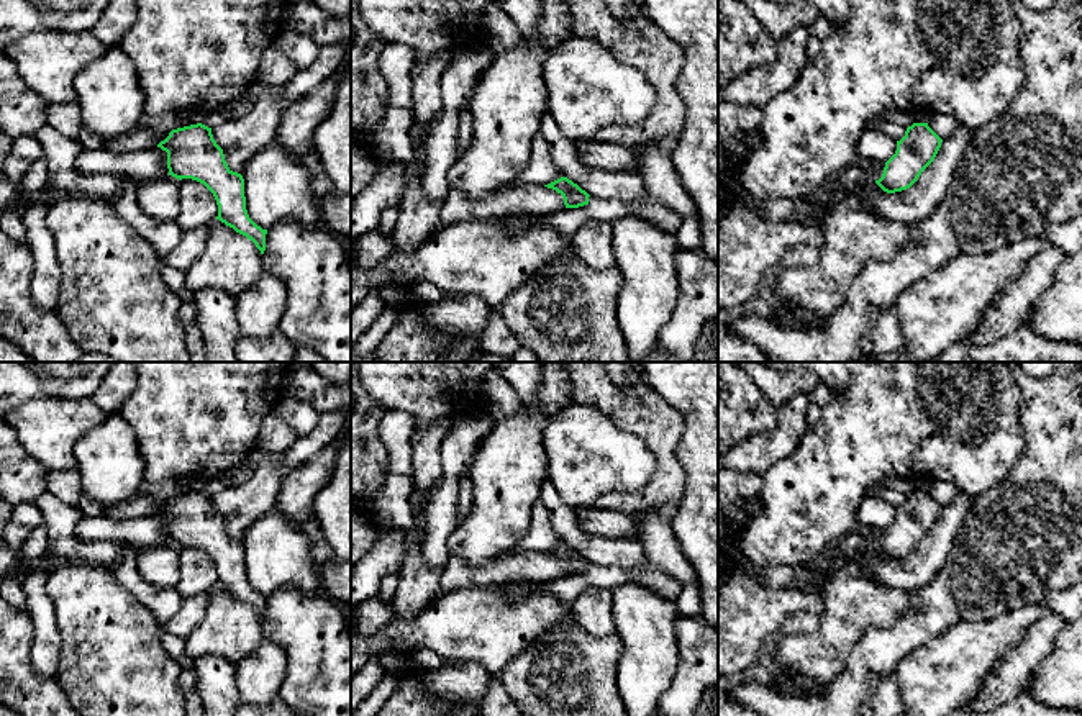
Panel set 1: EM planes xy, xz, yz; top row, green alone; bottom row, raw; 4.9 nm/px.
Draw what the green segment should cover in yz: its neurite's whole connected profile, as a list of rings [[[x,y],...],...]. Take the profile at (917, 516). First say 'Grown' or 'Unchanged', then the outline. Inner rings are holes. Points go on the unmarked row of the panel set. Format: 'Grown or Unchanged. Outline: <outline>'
Unchanged. Outline: [[[913,490],[897,508],[897,518],[885,529],[884,541],[875,551],[887,560],[910,555],[934,528],[941,510],[928,490]]]

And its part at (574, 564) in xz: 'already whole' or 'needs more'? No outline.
already whole

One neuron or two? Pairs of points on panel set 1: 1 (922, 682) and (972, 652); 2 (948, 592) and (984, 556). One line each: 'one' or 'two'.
1: one
2: one

